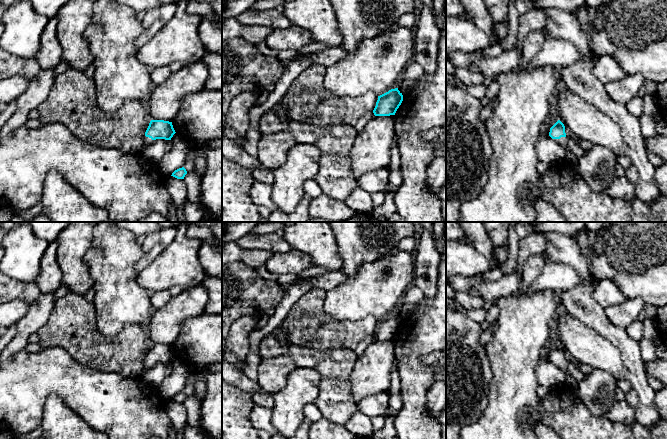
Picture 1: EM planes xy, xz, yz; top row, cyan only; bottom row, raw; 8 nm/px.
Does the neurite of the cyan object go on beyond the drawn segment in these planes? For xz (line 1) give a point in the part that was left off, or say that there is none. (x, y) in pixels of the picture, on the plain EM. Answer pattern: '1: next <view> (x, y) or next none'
1: next none

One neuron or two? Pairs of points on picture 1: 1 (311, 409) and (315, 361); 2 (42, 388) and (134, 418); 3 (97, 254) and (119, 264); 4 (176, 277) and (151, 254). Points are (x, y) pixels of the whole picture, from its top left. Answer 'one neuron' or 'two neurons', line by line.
1: two neurons
2: one neuron
3: one neuron
4: two neurons

